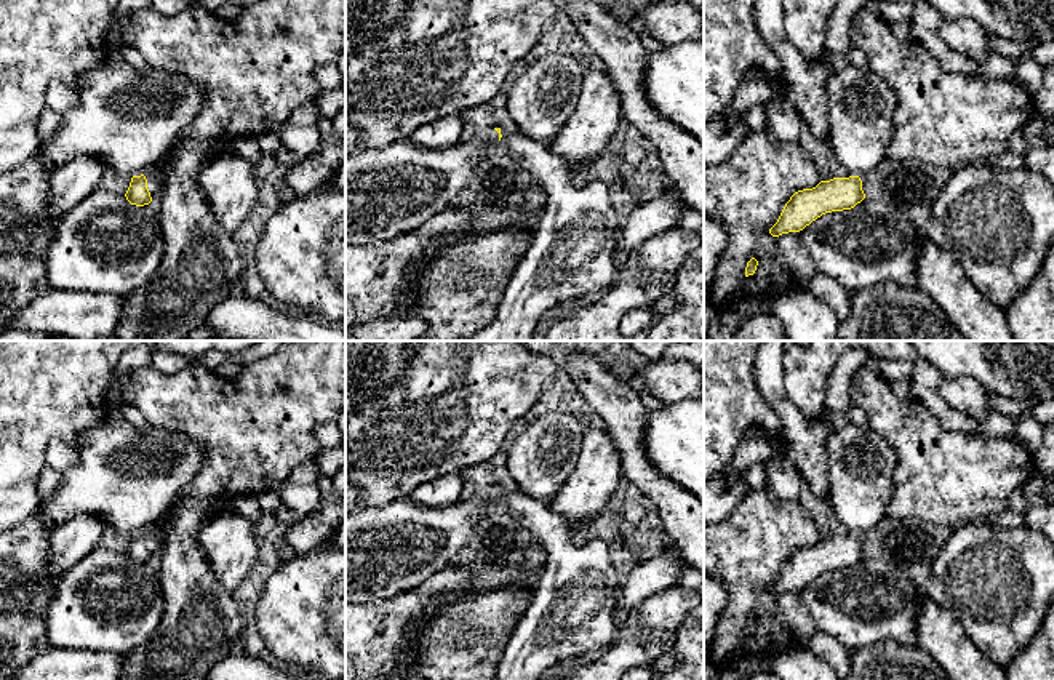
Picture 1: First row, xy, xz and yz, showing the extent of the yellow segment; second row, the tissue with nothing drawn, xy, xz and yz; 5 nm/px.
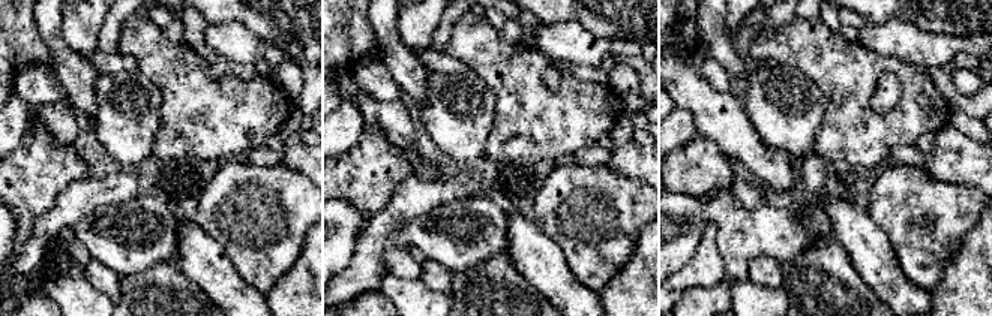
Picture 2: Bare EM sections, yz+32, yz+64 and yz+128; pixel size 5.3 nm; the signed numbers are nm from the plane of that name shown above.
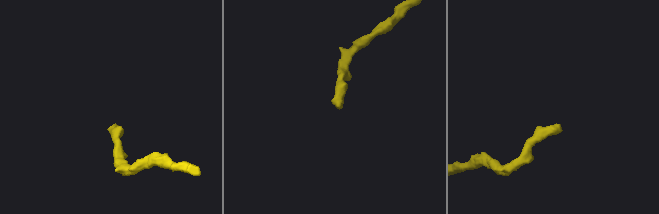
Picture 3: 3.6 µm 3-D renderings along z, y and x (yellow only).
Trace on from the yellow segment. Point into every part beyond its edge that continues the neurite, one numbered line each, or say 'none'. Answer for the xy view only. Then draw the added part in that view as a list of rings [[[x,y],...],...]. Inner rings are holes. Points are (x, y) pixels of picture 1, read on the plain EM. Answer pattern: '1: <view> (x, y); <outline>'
1: xy (154, 540); [[[166,517],[160,522],[160,530],[157,533],[147,533],[147,547],[150,550],[152,558],[160,555],[162,550],[162,544],[163,544],[163,536],[165,536],[165,530],[166,530]]]

